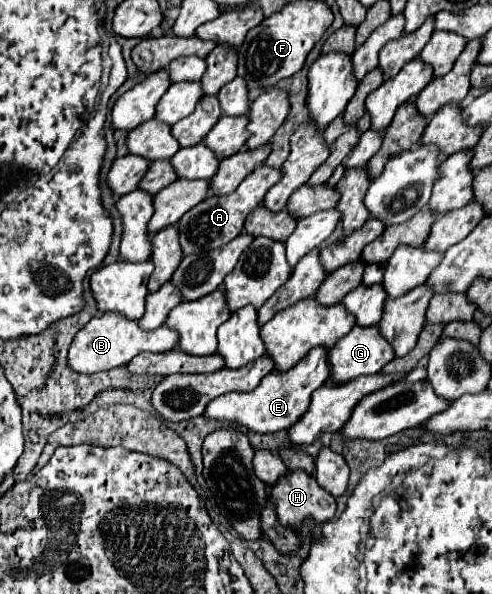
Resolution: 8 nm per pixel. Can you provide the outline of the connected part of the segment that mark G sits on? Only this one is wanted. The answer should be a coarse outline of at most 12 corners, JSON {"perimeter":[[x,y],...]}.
{"perimeter":[[377,326],[329,350],[331,382],[377,374],[395,350]]}

